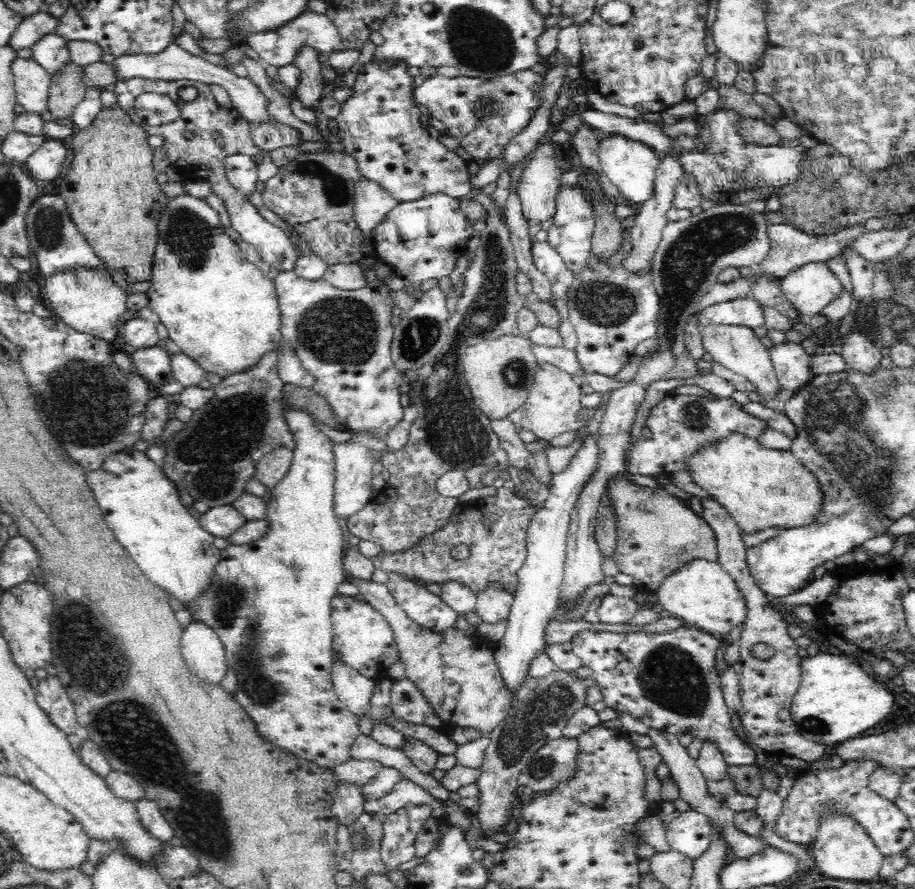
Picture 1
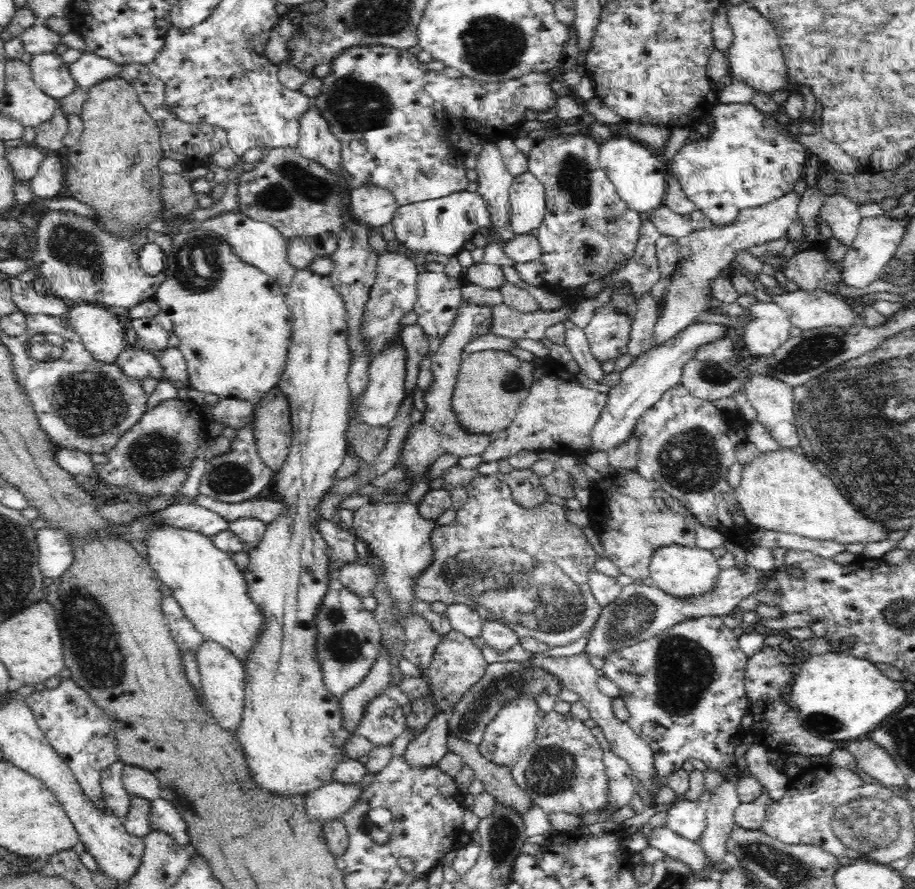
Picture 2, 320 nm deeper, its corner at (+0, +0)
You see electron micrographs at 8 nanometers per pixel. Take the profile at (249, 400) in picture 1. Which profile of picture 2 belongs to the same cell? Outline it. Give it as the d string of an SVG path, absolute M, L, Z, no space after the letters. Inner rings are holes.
M255 417L248 426L237 430L235 438L230 439L231 449L224 454L212 457L206 462L206 471L201 478L199 487L200 494L208 496L219 502L229 504L240 503L249 499L254 499L273 481L276 474L260 457L257 451L257 442L254 432Z

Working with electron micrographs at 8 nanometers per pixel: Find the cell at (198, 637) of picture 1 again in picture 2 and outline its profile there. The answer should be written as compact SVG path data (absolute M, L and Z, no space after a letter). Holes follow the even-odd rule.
M210 640L200 644L196 656L206 708L224 730L237 732L242 720L245 698L245 674L242 661L238 660L227 648Z

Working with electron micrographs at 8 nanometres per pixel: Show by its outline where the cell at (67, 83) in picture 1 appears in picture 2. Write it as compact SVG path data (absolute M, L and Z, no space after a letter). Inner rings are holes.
M56 108L54 116L36 128L36 138L32 144L44 152L56 153L63 146L69 127L67 115Z

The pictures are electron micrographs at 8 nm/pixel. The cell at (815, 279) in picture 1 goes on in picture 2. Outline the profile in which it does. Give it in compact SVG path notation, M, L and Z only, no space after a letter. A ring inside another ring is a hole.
M824 287L782 293L766 292L772 301L784 309L790 322L803 331L824 327L850 328L860 320L843 296L826 292Z

